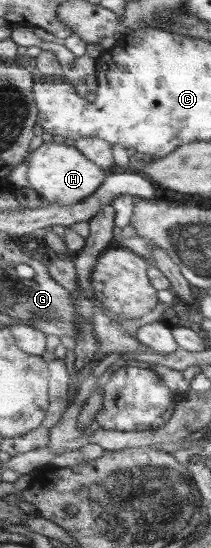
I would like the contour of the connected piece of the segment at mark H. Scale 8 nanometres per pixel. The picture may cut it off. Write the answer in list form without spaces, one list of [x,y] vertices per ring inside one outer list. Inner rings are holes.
[[[54,141],[43,143],[29,159],[28,178],[30,186],[35,187],[47,203],[74,205],[93,196],[105,185],[110,175],[94,160],[89,159],[76,145],[56,144]]]

